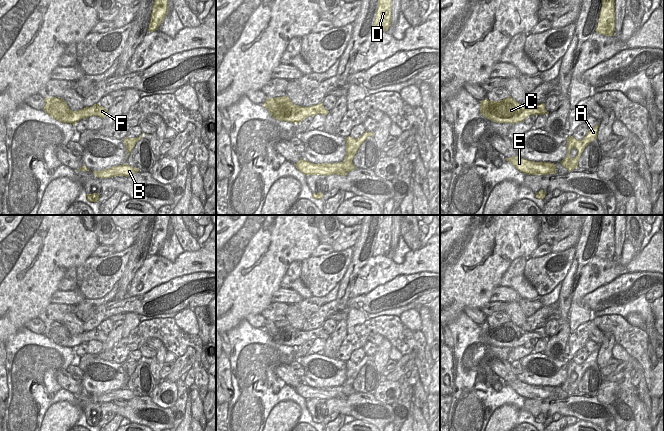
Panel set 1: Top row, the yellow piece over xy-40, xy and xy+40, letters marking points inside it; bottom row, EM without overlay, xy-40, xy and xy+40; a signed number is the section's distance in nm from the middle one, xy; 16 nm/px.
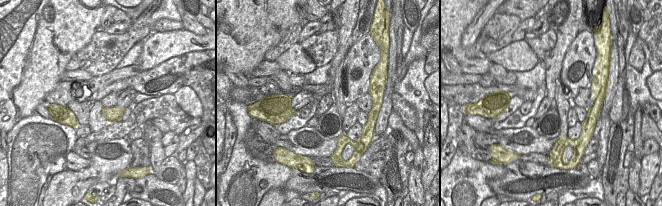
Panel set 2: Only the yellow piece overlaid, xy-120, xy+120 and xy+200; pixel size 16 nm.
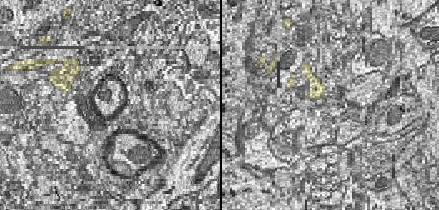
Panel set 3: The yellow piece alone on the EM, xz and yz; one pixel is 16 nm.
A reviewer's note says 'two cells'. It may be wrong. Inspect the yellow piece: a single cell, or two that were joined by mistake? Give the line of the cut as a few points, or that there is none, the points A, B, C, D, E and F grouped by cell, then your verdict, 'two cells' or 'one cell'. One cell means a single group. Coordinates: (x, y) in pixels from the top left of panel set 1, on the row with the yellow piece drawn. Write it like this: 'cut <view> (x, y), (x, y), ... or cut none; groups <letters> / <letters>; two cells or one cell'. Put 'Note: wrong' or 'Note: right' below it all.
cut xy (324, 165), (353, 169); groups A C D F / B E; two cells
Note: right

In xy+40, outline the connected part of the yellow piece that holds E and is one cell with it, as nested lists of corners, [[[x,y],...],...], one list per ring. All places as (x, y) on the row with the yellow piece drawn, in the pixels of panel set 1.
[[[516,155],[512,158],[506,158],[516,169],[528,175],[549,175],[556,173],[556,167],[551,162],[529,161]]]

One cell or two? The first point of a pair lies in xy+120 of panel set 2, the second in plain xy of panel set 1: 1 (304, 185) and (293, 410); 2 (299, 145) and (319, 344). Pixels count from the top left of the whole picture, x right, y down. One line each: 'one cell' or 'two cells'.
1: two cells
2: two cells

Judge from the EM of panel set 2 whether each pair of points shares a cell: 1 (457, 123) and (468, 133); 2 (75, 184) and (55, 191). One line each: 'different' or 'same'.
1: different
2: same

